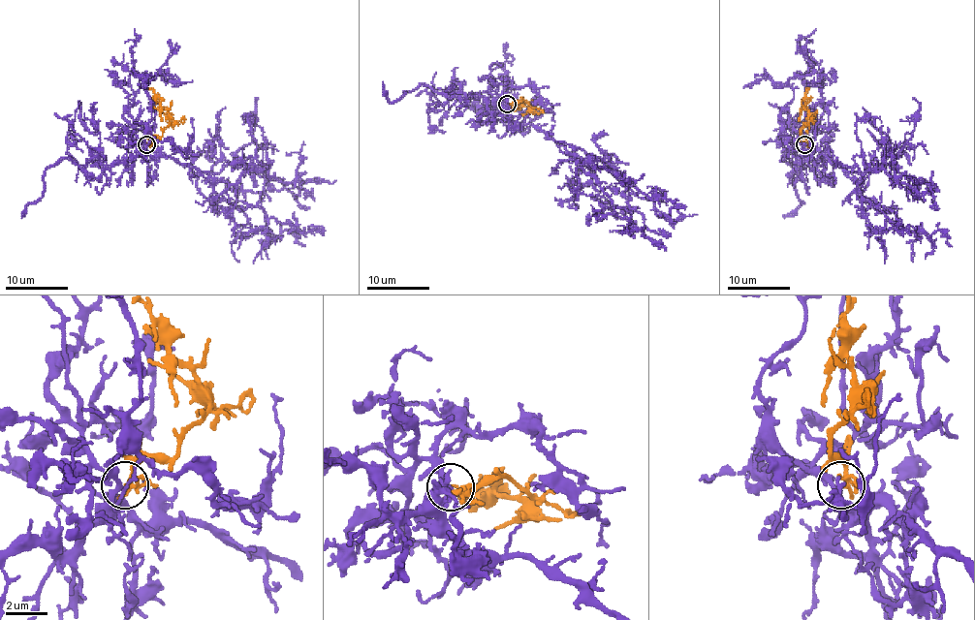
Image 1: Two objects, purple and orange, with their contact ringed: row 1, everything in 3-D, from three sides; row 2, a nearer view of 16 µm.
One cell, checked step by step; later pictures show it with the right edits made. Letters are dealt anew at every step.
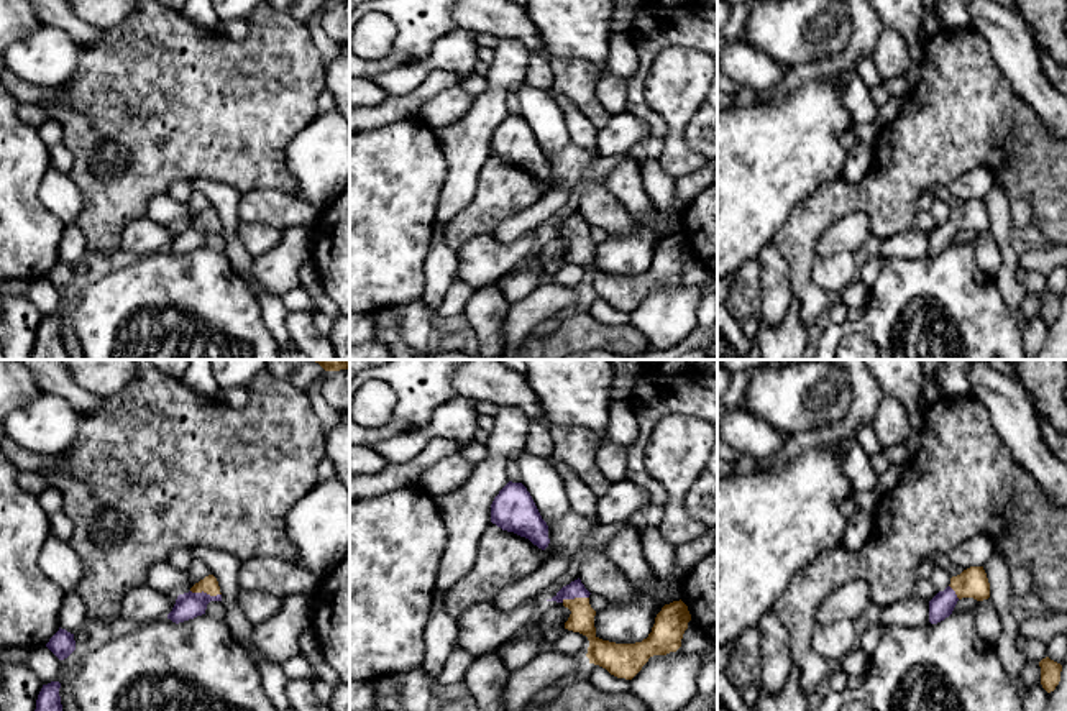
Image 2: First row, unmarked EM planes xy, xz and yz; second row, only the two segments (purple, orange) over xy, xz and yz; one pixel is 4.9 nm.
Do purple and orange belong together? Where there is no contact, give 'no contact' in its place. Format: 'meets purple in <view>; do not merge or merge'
meets purple in xy; merge

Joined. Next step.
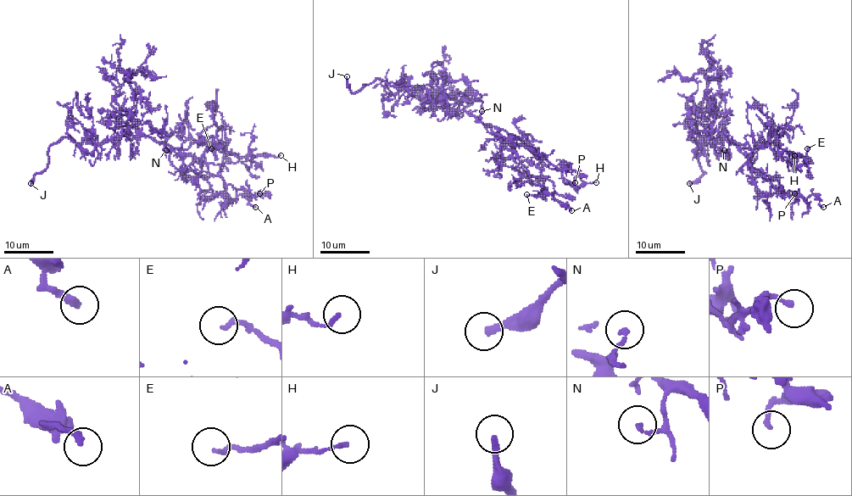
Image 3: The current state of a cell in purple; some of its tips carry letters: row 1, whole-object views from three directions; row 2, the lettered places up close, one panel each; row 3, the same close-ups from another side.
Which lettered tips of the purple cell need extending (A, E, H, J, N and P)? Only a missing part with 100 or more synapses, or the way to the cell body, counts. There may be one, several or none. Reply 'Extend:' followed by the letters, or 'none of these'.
Extend: J

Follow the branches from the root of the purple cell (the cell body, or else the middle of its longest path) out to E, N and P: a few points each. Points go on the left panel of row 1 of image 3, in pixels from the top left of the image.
E: (145, 136), (180, 148), (209, 142), (234, 153), (238, 160), (231, 163), (211, 148)
N: (145, 136), (153, 137), (166, 150)
P: (145, 136), (193, 155), (201, 169), (227, 185), (259, 193)

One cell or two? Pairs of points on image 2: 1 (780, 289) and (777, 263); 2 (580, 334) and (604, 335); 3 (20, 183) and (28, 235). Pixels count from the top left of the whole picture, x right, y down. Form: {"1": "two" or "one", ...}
{"1": "one", "2": "one", "3": "one"}

